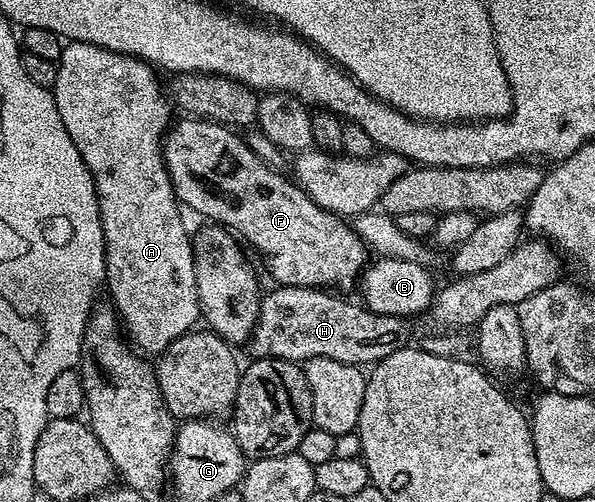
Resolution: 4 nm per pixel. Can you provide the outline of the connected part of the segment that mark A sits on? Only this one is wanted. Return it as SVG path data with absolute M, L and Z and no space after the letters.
M75 41L61 50L57 78L51 90L63 127L67 127L67 135L71 135L71 143L75 143L97 189L97 206L105 240L105 281L113 296L111 304L128 340L138 350L146 349L141 351L152 355L159 355L175 338L190 332L196 326L193 324L199 321L193 242L177 210L179 202L163 152L163 134L171 125L171 101L166 90L161 90L157 76L159 73L154 66L137 57Z

